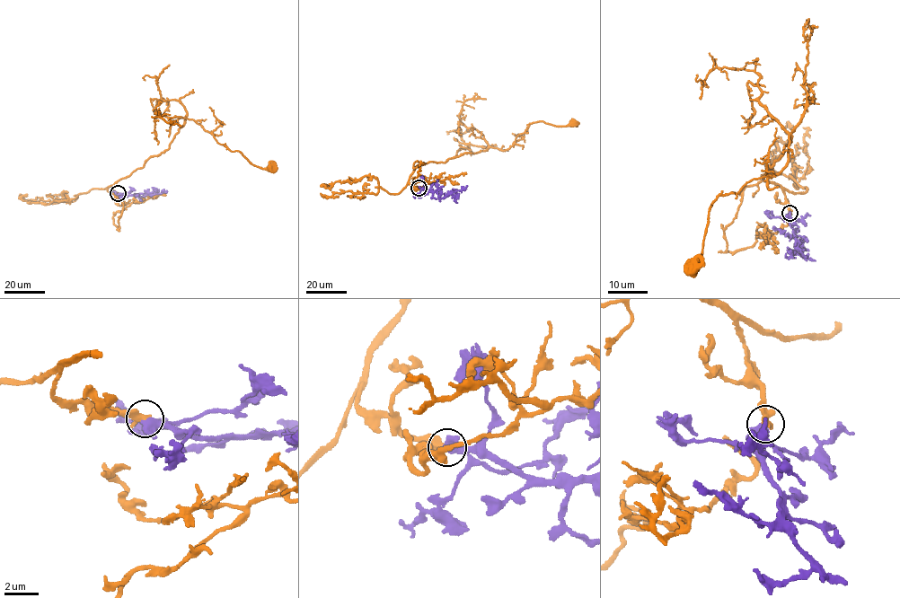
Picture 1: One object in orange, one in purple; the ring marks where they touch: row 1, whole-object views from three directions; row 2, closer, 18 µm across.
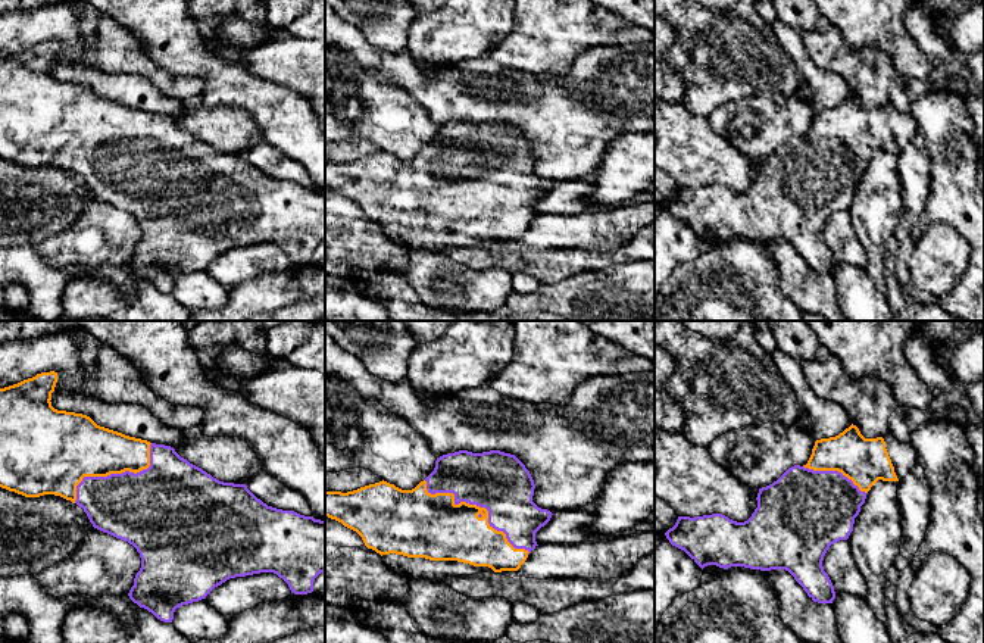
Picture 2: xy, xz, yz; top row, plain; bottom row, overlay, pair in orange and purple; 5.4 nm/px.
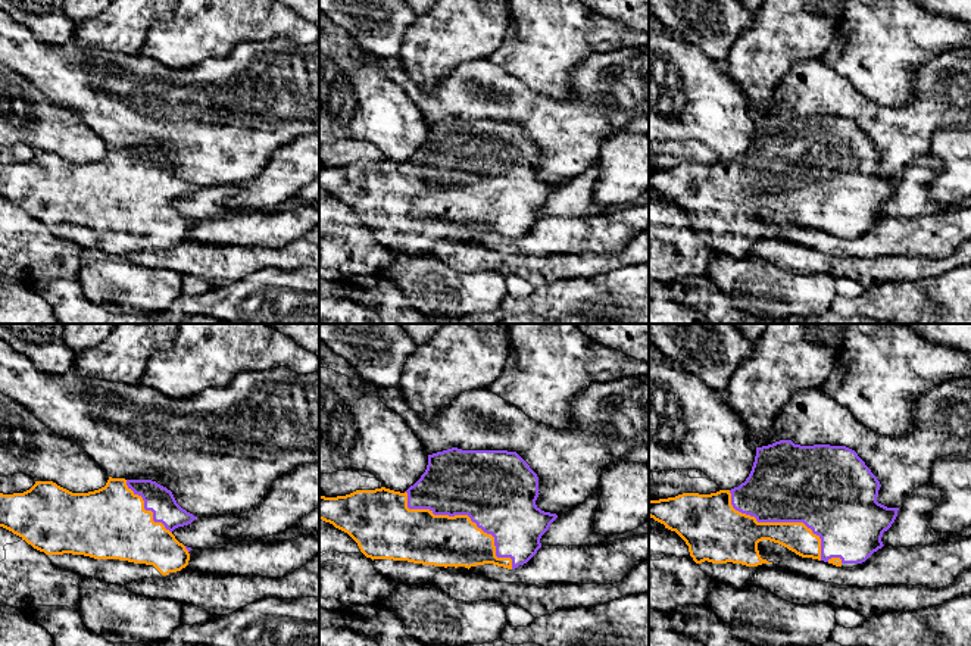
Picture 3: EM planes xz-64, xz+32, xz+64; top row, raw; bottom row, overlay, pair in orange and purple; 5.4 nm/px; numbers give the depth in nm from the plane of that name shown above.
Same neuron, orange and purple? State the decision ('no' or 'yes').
yes

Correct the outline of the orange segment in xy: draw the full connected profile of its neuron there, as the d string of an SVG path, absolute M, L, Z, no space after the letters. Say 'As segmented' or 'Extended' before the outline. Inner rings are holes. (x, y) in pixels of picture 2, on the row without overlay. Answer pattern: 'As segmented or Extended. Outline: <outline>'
Extended. Outline: M41 43L18 54L0 59L0 157L25 168L44 165L60 166L84 180L94 199L132 215L141 228L141 238L135 244L134 256L128 266L140 278L151 283L163 293L172 293L174 283L182 275L199 272L218 256L229 249L246 247L260 243L274 243L282 249L291 263L307 265L313 262L313 252L325 243L325 191L304 187L294 181L282 181L268 177L257 169L246 154L224 153L213 149L202 138L181 128L174 118L150 113L147 110L125 106L122 103L97 96L90 87L75 82L57 81L51 77L51 63L57 53L57 43Z

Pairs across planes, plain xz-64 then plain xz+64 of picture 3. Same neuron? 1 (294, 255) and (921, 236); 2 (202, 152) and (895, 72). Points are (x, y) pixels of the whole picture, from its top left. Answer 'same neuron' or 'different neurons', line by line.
1: different neurons
2: different neurons

